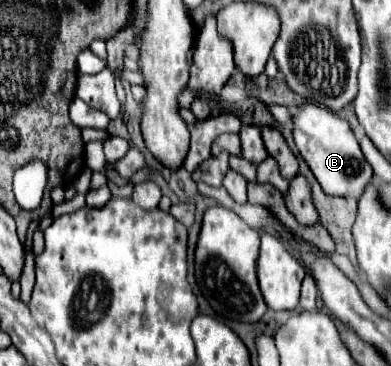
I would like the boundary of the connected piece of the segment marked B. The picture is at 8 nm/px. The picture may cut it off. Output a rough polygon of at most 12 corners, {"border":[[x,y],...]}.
{"border":[[293,114],[299,154],[329,196],[359,198],[373,170],[347,120]]}

